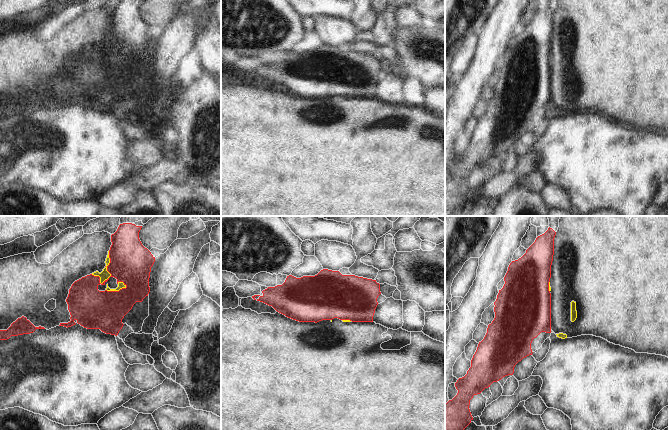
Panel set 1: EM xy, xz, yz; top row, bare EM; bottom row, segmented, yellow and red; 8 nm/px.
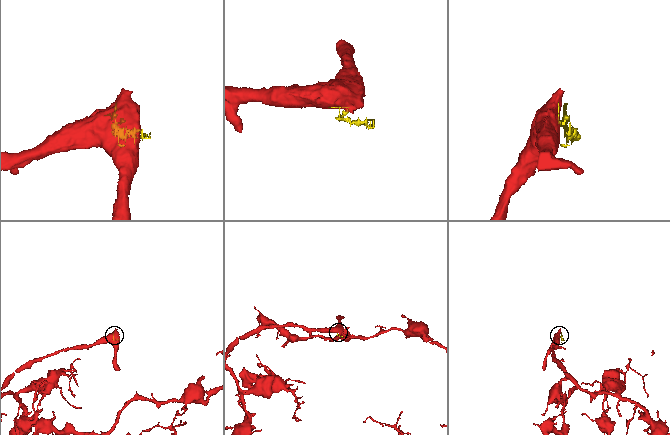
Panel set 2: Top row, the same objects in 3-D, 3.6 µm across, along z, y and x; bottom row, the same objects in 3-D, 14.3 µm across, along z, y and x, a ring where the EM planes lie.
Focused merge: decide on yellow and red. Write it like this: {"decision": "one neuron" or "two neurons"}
{"decision": "two neurons"}

